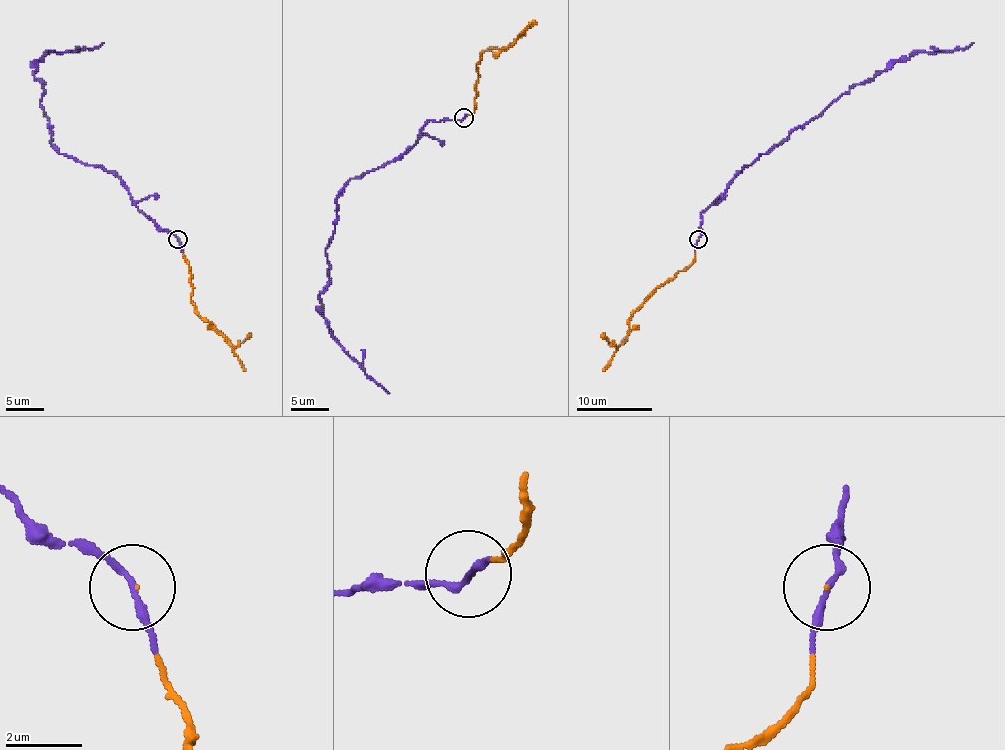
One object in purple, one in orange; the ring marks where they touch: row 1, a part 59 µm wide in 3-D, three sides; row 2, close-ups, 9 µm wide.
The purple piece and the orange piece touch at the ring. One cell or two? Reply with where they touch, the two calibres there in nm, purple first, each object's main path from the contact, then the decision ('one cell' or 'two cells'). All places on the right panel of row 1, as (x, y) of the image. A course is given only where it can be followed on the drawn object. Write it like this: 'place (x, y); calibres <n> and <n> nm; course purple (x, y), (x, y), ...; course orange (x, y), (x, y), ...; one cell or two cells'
place (698, 239); calibres 160 and 20 nm; course purple (698, 239), (700, 214), (721, 197), (736, 176), (857, 84), (868, 82), (919, 52), (953, 52), (973, 43); course orange (698, 239), (691, 263), (661, 284), (629, 320), (629, 335), (602, 370); one cell

